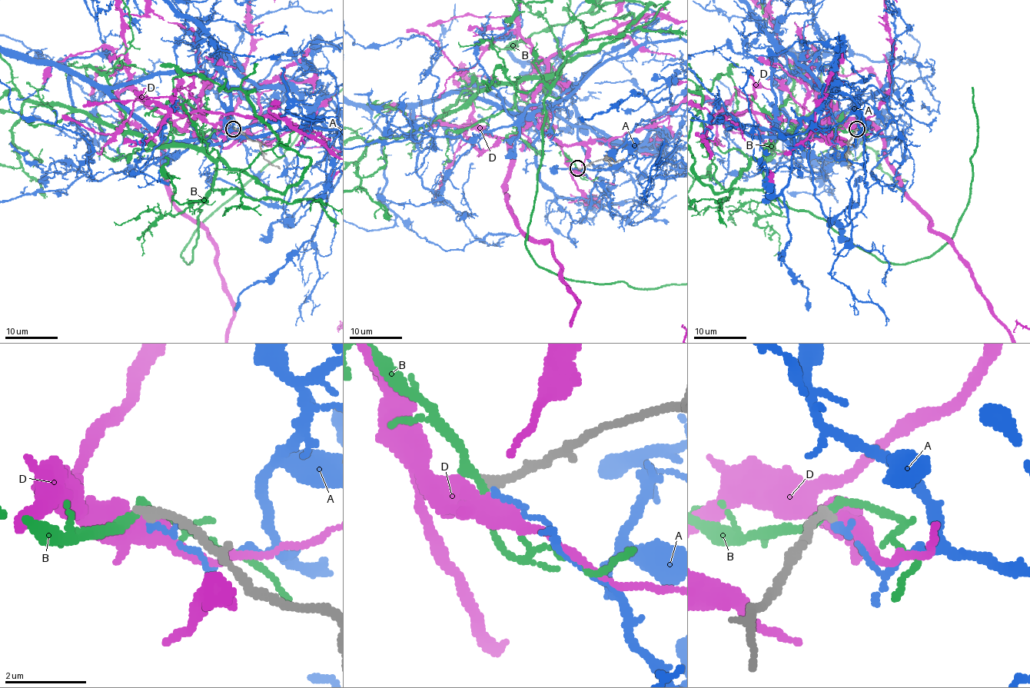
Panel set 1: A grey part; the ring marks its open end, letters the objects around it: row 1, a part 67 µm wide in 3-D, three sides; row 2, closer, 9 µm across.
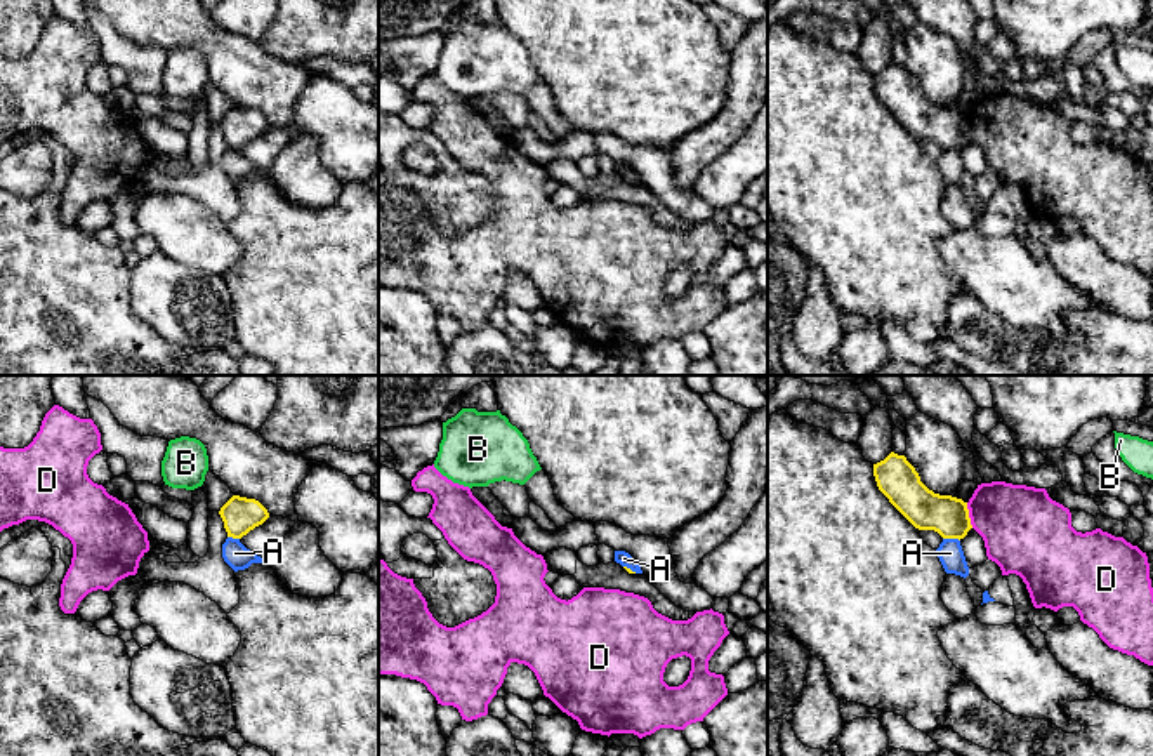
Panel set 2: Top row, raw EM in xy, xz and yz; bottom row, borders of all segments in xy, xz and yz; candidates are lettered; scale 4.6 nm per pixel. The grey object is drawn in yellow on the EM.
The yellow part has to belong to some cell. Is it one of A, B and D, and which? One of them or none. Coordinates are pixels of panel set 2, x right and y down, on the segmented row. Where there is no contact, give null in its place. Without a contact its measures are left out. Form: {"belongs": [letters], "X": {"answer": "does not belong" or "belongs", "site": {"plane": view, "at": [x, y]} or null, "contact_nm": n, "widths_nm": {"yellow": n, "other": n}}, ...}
{"belongs": [], "A": {"answer": "does not belong", "site": {"plane": "yz", "at": [952, 537]}, "contact_nm": 80, "widths_nm": {"yellow": 180, "other": 120}}, "B": {"answer": "does not belong", "site": null}, "D": {"answer": "does not belong", "site": {"plane": "yz", "at": [968, 515]}, "contact_nm": 120, "widths_nm": {"yellow": 180, "other": 360}}}

